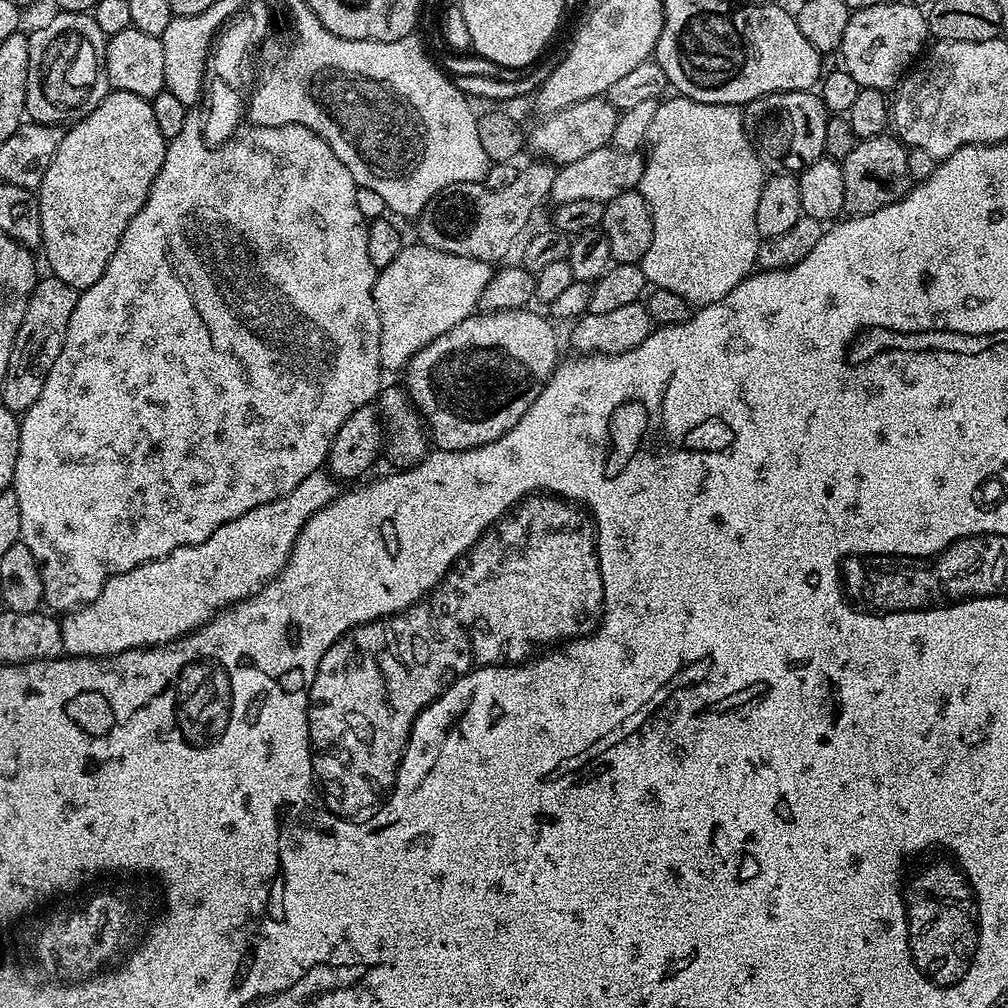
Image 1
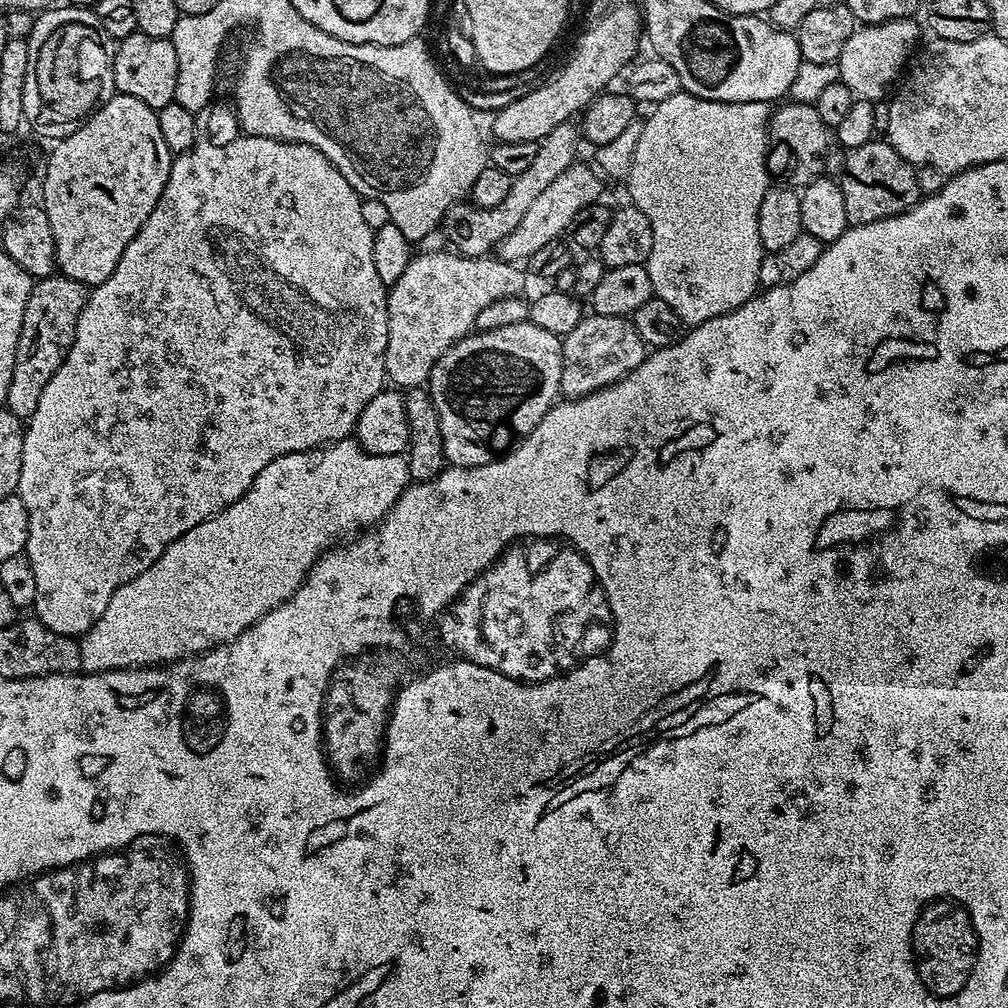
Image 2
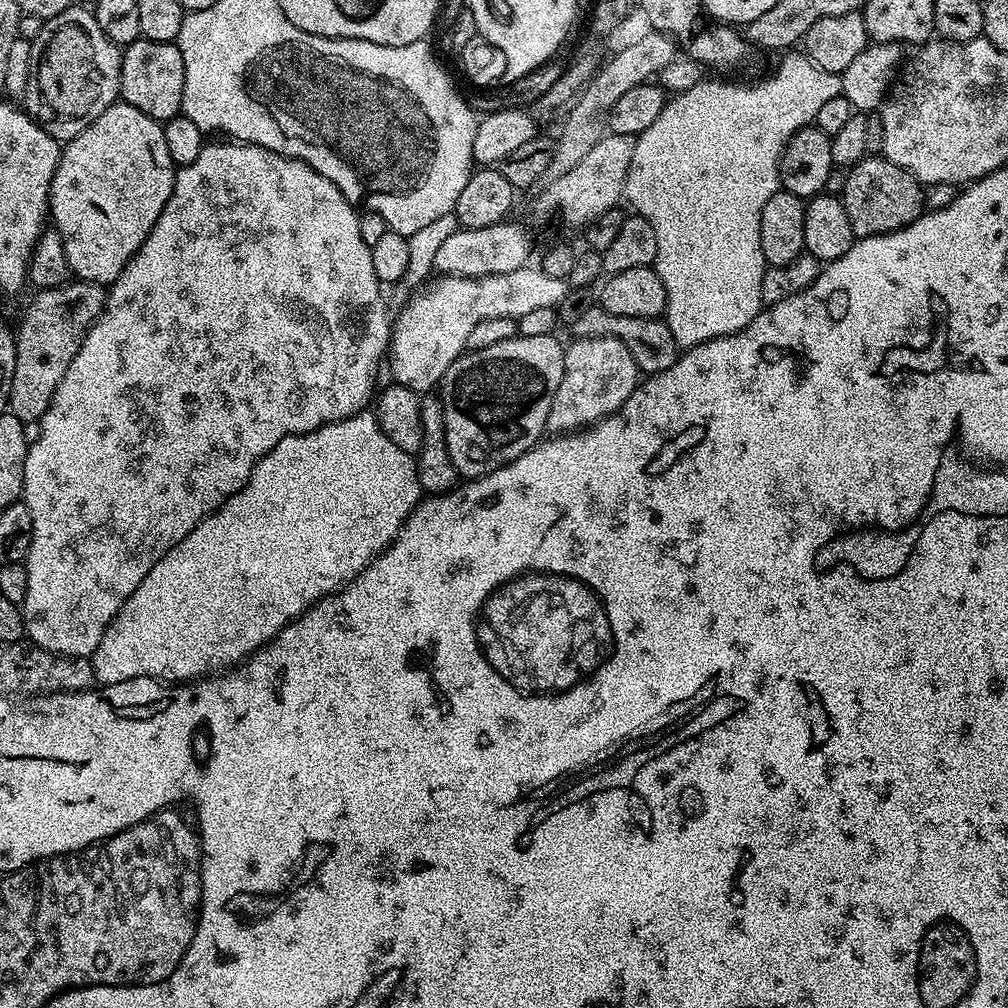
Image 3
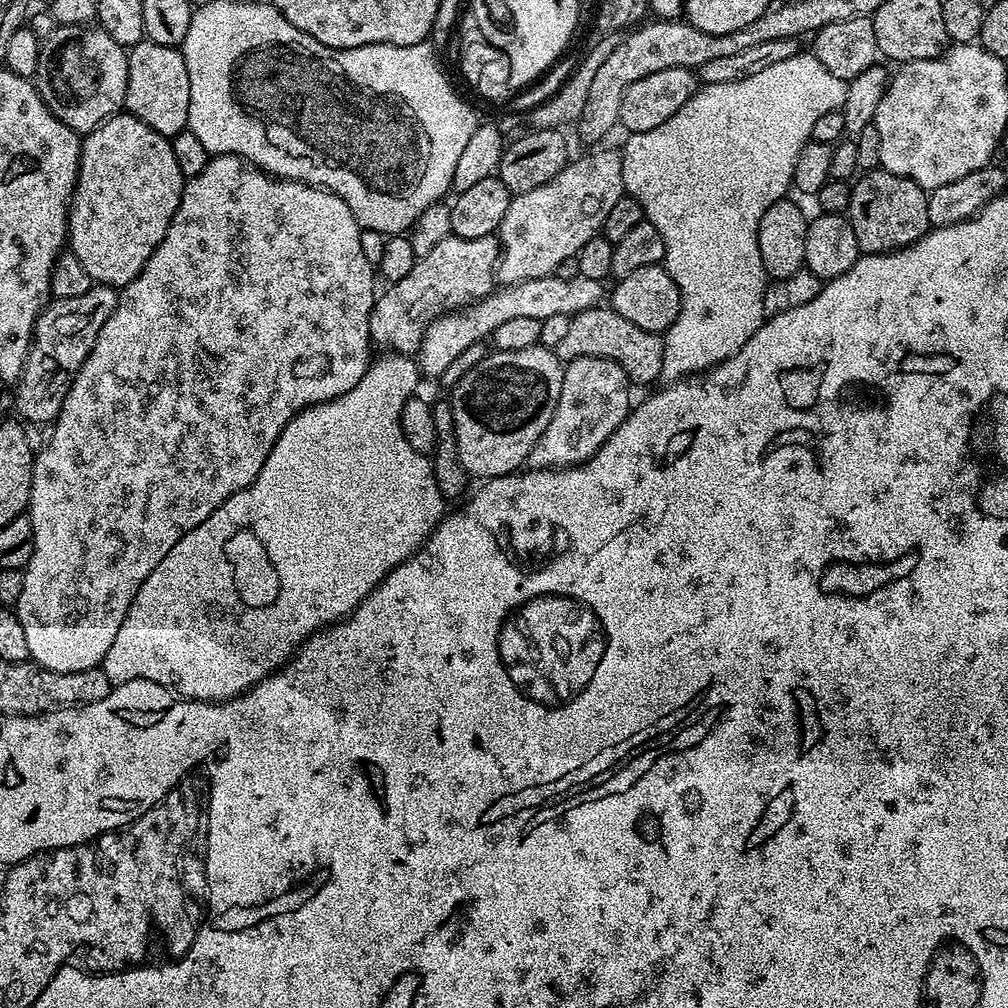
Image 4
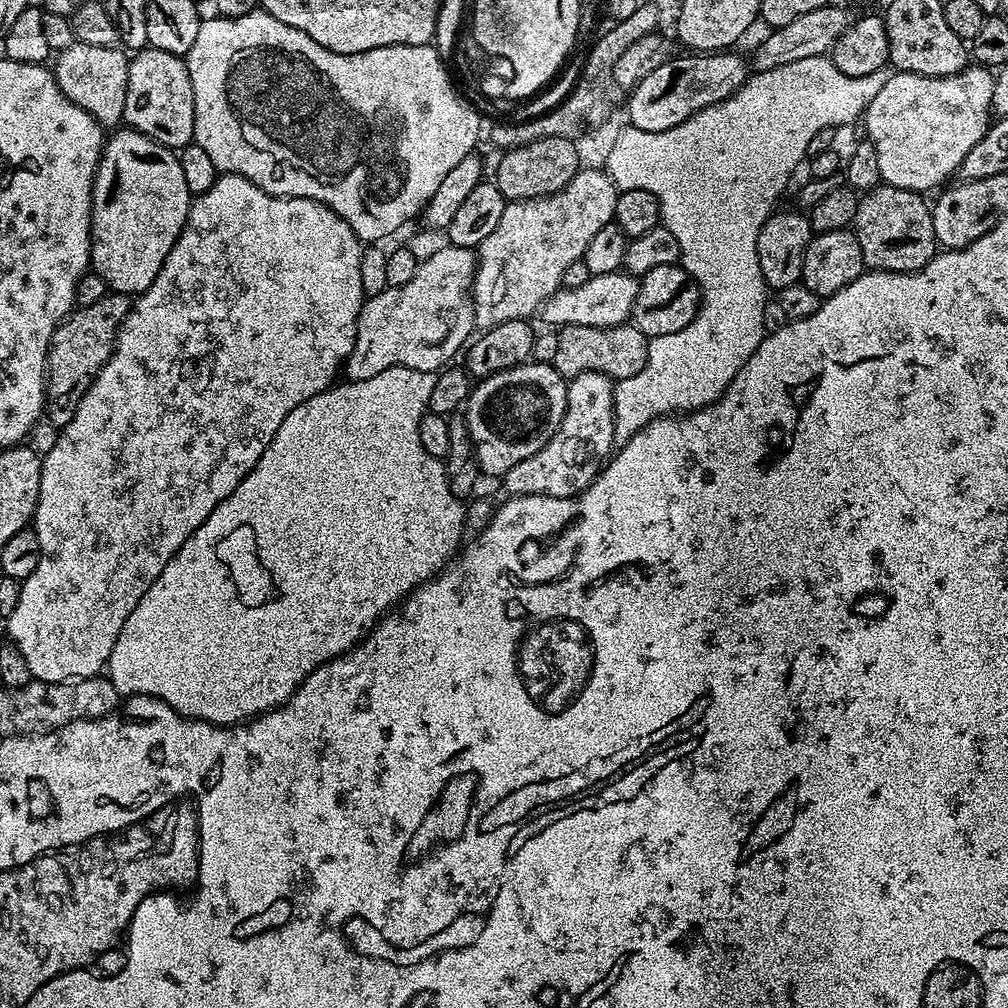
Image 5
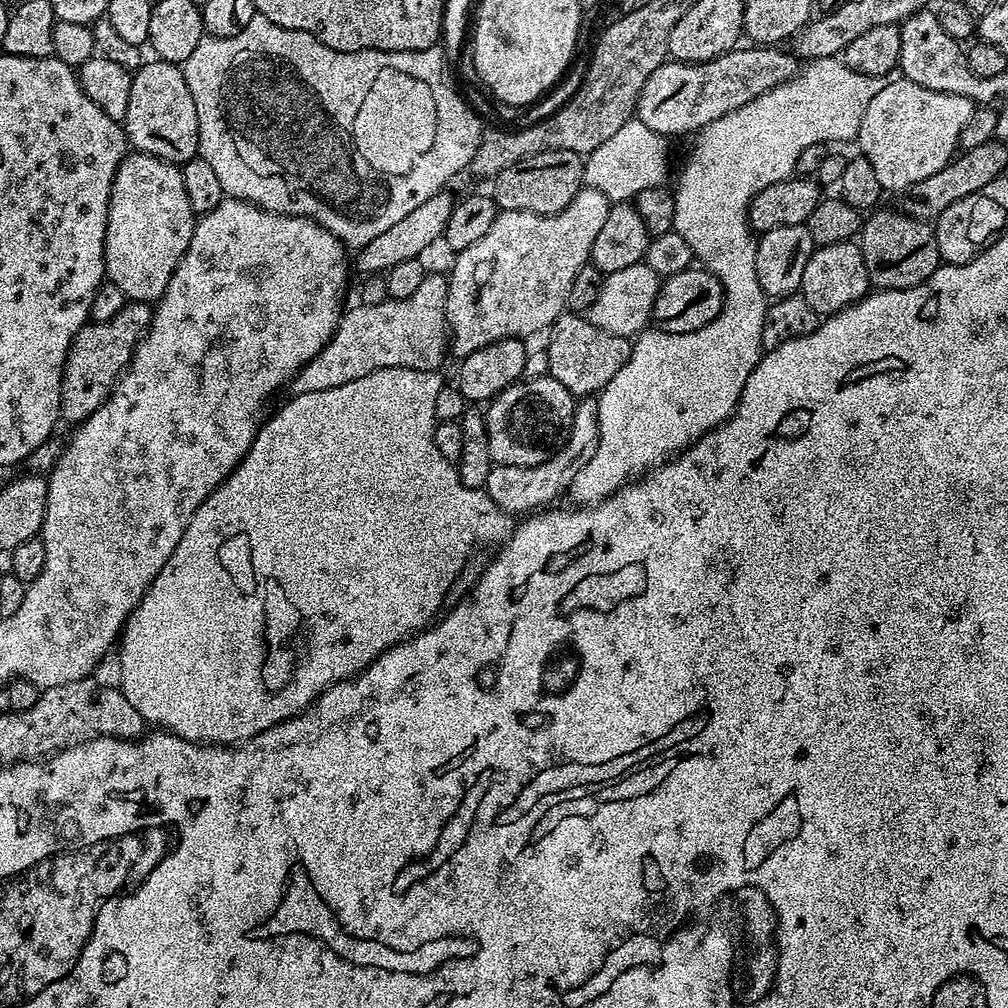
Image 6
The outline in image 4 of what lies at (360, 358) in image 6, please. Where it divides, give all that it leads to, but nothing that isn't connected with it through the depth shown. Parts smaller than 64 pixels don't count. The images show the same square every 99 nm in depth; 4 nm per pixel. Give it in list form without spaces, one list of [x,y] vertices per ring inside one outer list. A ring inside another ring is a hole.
[[[445,234],[428,253],[417,259],[414,270],[396,284],[388,284],[377,295],[370,316],[370,334],[377,349],[392,354],[419,353],[424,331],[439,316],[463,310],[494,290],[500,245],[495,235],[486,238],[458,238]]]

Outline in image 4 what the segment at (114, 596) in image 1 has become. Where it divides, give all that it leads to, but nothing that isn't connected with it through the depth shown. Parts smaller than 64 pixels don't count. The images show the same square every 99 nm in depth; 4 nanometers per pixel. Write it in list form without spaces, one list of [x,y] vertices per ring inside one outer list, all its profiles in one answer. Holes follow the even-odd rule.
[[[384,354],[381,356],[384,356],[381,360],[379,357],[375,362],[368,365],[366,374],[358,382],[358,386],[354,386],[350,391],[338,398],[327,400],[321,404],[311,404],[308,408],[304,408],[303,411],[299,412],[282,430],[278,442],[270,450],[270,454],[266,458],[262,470],[254,478],[254,482],[250,482],[250,486],[246,486],[242,490],[235,492],[230,498],[226,498],[226,502],[222,502],[222,506],[218,506],[218,510],[214,510],[214,514],[210,514],[210,518],[206,518],[206,522],[194,526],[194,530],[190,530],[190,534],[186,534],[179,540],[175,544],[174,550],[170,550],[170,554],[166,554],[166,558],[162,558],[162,562],[158,562],[158,566],[154,566],[154,570],[150,570],[150,574],[146,578],[146,582],[142,582],[138,594],[134,594],[134,602],[130,602],[130,610],[126,610],[126,618],[122,622],[122,626],[118,626],[118,634],[114,634],[114,642],[110,646],[110,650],[106,650],[106,658],[102,667],[108,680],[115,681],[116,684],[125,684],[132,679],[158,682],[162,687],[168,689],[169,692],[186,700],[206,700],[209,702],[233,700],[235,696],[246,691],[247,688],[254,687],[261,678],[269,675],[269,673],[281,671],[284,665],[296,655],[297,650],[300,649],[300,645],[304,641],[309,640],[314,633],[320,631],[321,628],[327,628],[330,624],[335,624],[336,621],[344,619],[345,616],[349,616],[388,577],[388,573],[392,572],[402,561],[409,560],[428,540],[430,533],[438,527],[440,521],[446,515],[446,501],[443,494],[438,490],[438,482],[432,469],[431,459],[425,453],[414,450],[414,446],[410,446],[410,442],[405,438],[404,431],[400,425],[400,415],[404,409],[404,404],[417,395],[416,387],[419,386],[420,380],[422,381],[422,373],[419,363],[411,355]]]

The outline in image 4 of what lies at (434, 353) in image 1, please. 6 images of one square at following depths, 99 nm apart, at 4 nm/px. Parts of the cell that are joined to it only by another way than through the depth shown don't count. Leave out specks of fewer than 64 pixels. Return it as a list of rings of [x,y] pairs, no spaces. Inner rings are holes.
[[[541,343],[531,345],[528,349],[514,350],[513,352],[489,351],[488,355],[482,358],[482,362],[478,362],[478,366],[474,366],[474,370],[466,370],[466,374],[462,374],[460,381],[450,390],[450,403],[454,414],[454,434],[458,442],[460,464],[467,470],[469,477],[476,478],[476,476],[480,476],[481,481],[492,480],[496,476],[510,476],[513,472],[525,467],[534,442],[538,442],[538,438],[542,438],[542,430],[546,430],[546,426],[550,426],[554,406],[558,406],[558,394],[562,394],[563,377],[564,364],[560,357],[556,355],[553,349],[546,348]]]

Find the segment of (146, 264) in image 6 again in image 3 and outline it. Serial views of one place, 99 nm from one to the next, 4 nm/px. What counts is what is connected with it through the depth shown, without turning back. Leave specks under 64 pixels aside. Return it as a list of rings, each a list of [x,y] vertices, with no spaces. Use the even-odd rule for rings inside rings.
[[[123,102],[102,110],[102,114],[86,126],[86,130],[63,145],[52,179],[50,220],[55,232],[62,238],[66,262],[70,262],[75,279],[111,286],[119,278],[132,255],[154,230],[154,224],[174,190],[177,171],[166,146],[163,123]]]

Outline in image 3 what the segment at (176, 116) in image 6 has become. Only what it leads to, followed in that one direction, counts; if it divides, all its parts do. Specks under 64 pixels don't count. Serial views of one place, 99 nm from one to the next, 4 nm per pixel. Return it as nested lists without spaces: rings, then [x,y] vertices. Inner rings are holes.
[[[141,38],[123,49],[120,57],[120,96],[123,103],[142,110],[142,114],[161,122],[181,115],[185,82],[186,66],[175,42],[167,44]]]

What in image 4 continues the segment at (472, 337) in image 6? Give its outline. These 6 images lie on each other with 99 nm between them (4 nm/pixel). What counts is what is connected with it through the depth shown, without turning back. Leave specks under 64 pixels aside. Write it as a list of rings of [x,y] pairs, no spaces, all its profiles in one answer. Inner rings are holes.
[[[592,152],[589,156],[580,156],[577,158],[569,159],[561,172],[554,174],[554,178],[550,178],[550,182],[546,182],[543,186],[538,186],[534,190],[526,190],[525,192],[513,195],[510,206],[506,210],[506,218],[502,218],[500,223],[500,230],[498,233],[498,243],[500,245],[500,262],[496,265],[496,279],[501,285],[507,286],[510,284],[521,284],[527,280],[534,278],[546,278],[551,276],[558,270],[558,265],[566,258],[571,256],[578,256],[586,242],[601,235],[604,223],[606,222],[606,214],[610,214],[610,210],[618,202],[618,198],[625,195],[624,183],[622,182],[622,158],[620,152]]]

